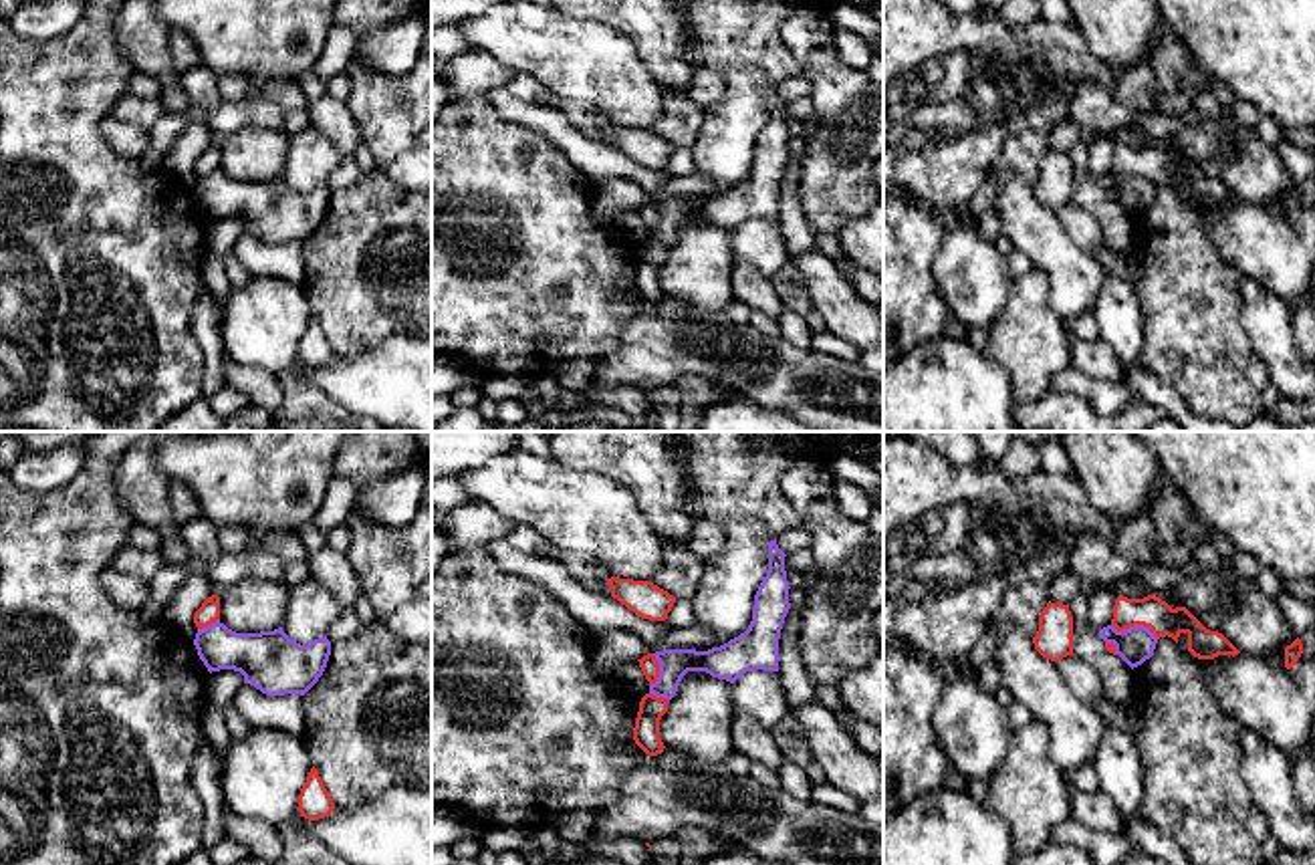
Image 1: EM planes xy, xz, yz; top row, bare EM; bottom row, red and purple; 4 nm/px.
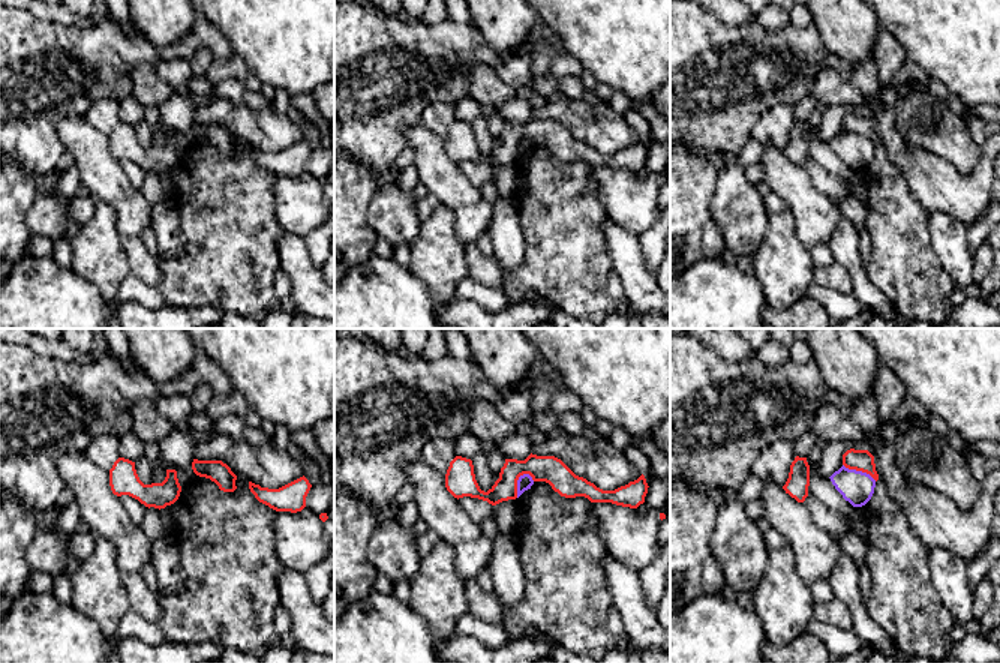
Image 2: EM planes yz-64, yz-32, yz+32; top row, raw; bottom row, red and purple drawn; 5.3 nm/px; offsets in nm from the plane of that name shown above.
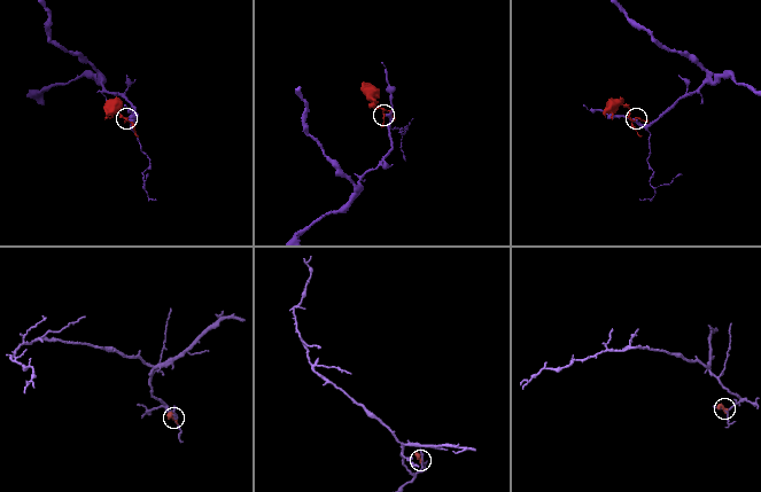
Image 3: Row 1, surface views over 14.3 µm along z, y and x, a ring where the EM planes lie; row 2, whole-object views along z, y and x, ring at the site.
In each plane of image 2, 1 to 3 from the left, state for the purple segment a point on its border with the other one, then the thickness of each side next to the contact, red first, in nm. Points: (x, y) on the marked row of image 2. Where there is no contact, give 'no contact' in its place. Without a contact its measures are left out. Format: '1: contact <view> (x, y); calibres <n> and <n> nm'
1: no contact
2: contact yz-32 (516, 483); calibres 140 and 80 nm
3: contact yz+32 (859, 470); calibres 110 and 170 nm

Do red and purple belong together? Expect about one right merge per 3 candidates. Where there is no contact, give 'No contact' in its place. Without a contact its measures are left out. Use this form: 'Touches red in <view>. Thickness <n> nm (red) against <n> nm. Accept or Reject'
Touches red in yz. Thickness 130 nm (red) against 150 nm. Reject

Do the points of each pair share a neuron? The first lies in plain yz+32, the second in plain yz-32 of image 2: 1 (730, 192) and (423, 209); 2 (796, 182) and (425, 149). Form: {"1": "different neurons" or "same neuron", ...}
{"1": "different neurons", "2": "same neuron"}

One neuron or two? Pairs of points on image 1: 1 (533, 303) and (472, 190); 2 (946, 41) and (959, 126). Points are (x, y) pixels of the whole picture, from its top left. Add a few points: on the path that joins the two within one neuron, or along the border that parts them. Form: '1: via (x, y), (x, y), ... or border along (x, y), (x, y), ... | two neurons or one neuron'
1: via (513, 275), (472, 234), (472, 218) | one neuron
2: via (946, 61), (946, 105) | one neuron

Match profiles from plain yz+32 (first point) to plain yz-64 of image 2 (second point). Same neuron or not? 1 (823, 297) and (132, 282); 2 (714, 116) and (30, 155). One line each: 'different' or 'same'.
1: same
2: same

